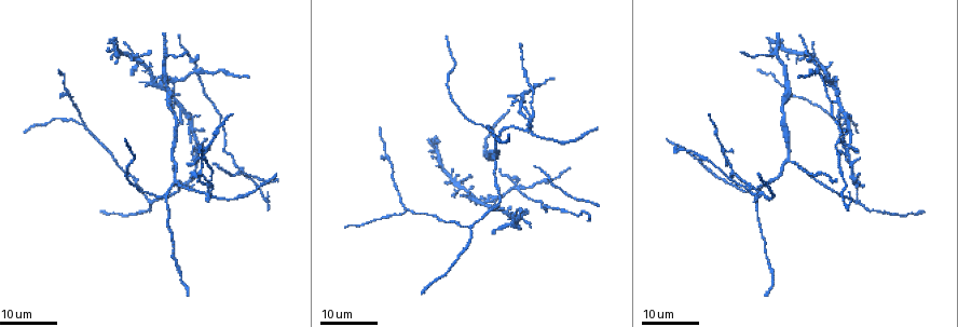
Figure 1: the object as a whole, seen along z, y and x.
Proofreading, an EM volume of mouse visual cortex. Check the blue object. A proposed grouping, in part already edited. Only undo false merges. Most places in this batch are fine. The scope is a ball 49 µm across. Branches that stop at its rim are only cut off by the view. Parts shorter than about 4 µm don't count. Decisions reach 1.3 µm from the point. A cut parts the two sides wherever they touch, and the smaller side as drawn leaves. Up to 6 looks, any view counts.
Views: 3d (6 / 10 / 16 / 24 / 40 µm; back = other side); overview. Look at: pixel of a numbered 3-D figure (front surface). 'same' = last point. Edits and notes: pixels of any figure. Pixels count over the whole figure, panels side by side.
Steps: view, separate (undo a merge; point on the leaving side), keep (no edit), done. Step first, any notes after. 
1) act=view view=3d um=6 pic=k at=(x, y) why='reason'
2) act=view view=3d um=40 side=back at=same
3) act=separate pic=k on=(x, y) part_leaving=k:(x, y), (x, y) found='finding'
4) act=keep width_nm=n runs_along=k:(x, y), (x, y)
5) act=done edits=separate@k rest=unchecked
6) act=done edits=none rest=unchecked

act=view view=3d um=24 pic=1 at=(406, 211)

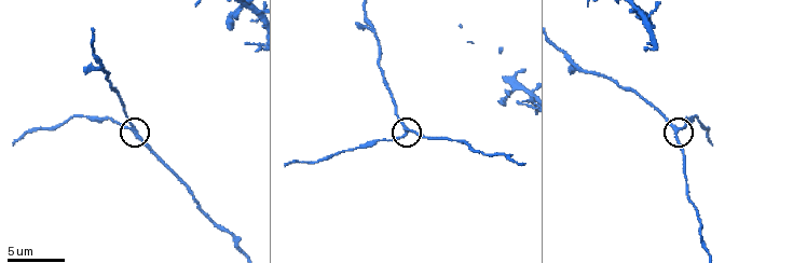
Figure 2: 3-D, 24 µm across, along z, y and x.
act=view view=3d um=6 pic=2 at=(404, 131) why='zoom in'

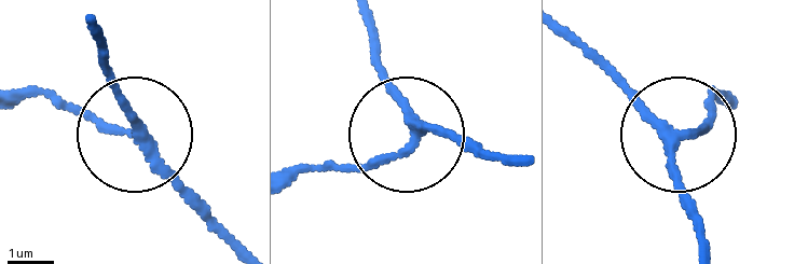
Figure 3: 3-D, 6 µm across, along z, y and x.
act=view view=3d um=6 side=back pic=3 at=(413, 132)

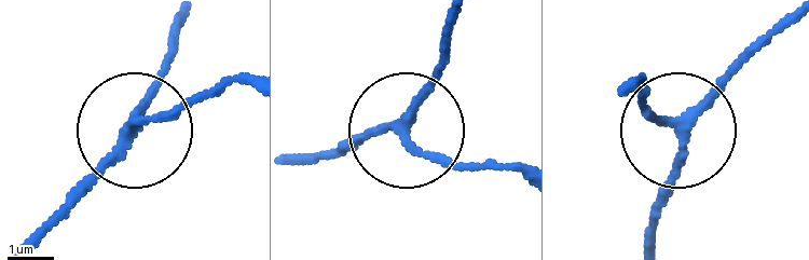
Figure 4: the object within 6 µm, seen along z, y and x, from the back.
act=keep arms=3 found='one neuron here'

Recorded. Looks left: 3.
act=view view=3d um=16 pic=1 at=(487, 200) why='thin arm on a thick one'

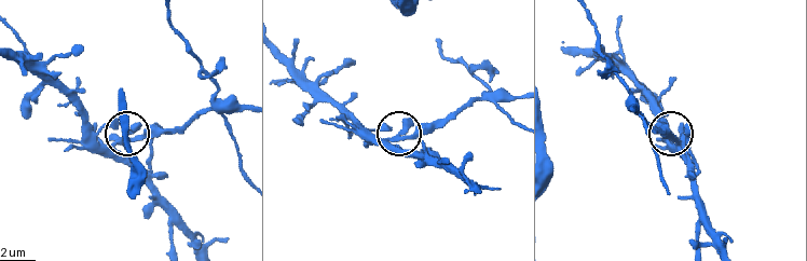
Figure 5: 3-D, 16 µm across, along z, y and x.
act=view view=3d um=6 pic=5 at=(395, 138) why='closer look'

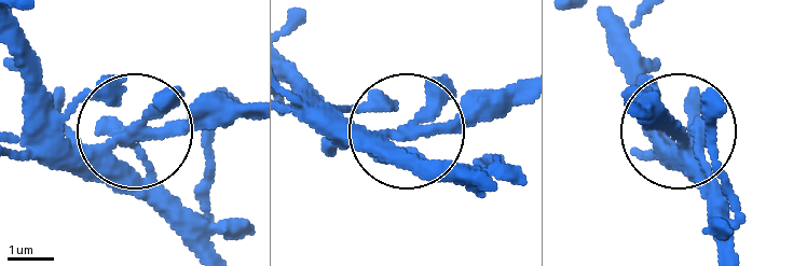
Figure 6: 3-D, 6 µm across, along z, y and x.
act=separate pic=6 on=(202, 116) part_leaving=6:(145, 131), (245, 120) found='a second neuron is stuck on'

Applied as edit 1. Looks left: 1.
act=done edits=separate@6 rest=unchecked

